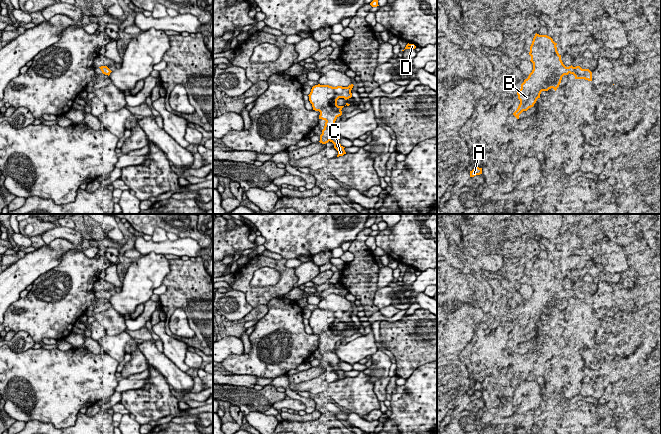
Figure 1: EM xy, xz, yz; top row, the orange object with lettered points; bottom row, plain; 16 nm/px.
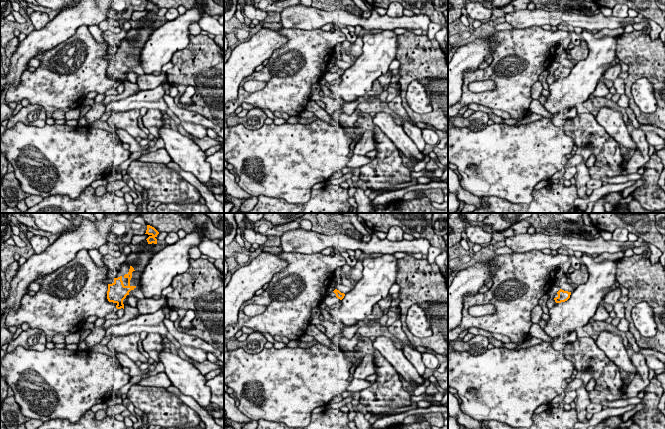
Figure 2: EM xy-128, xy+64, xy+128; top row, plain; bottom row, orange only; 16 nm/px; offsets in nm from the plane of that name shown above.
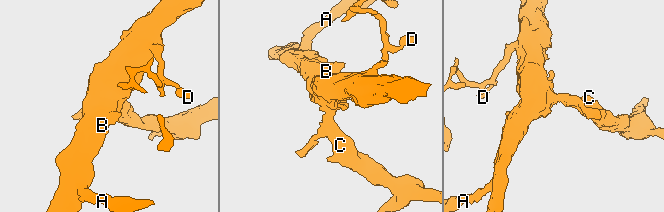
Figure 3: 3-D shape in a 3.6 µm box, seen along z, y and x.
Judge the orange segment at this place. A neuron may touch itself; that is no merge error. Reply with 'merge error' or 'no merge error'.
no merge error

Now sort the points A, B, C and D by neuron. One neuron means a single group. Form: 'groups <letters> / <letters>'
groups A B C D

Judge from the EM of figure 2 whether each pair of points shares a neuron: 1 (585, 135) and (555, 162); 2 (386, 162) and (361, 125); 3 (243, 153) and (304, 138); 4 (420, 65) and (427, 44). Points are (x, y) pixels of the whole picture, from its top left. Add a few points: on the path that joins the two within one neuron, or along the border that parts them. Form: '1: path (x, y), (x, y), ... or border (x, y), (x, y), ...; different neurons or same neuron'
1: border (560, 128), (575, 144); different neurons
2: path (386, 151), (378, 134), (372, 128); same neuron
3: path (258, 153), (289, 153); same neuron
4: path (425, 60), (427, 58), (427, 49); same neuron

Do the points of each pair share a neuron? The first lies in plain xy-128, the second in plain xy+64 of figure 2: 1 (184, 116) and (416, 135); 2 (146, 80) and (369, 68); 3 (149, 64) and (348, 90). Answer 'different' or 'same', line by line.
1: same
2: different
3: same

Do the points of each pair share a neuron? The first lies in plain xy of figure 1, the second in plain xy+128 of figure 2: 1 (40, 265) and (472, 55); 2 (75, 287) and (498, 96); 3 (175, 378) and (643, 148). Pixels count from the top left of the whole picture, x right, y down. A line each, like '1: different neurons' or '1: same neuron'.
1: same neuron
2: same neuron
3: different neurons

